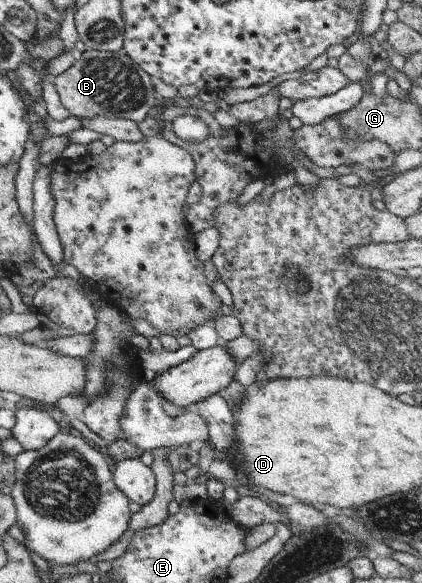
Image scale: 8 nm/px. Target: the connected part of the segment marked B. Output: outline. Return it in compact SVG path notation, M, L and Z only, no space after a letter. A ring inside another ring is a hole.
M121 49L117 52L84 50L76 55L71 67L52 79L60 103L70 116L78 119L122 116L138 123L158 105L154 82Z

